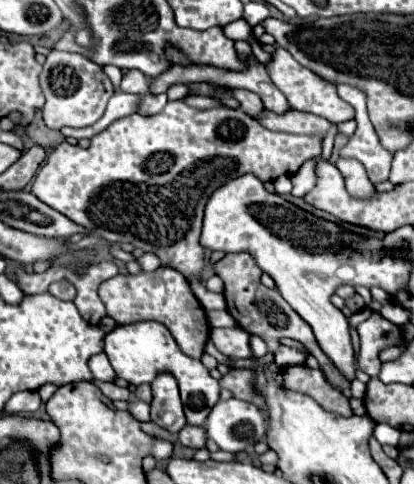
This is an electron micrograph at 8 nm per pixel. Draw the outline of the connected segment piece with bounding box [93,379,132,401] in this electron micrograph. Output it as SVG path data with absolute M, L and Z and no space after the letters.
M93 379L93 382L102 391L102 393L112 401L128 401L132 397L128 388L119 387L114 383L100 382L96 379Z

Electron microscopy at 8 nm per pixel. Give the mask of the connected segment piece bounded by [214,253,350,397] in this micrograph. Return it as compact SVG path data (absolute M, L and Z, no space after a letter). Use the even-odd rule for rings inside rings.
M228 253L224 255L216 265L214 265L214 271L216 275L224 281L224 297L226 297L226 303L228 303L228 313L236 319L236 323L248 331L250 335L258 335L266 341L268 345L268 351L276 351L282 343L282 339L296 339L300 341L310 355L314 355L320 363L320 371L324 373L324 379L338 391L342 391L346 397L350 397L350 381L344 379L344 375L336 369L336 365L332 363L332 359L320 349L316 337L314 337L314 331L308 323L304 323L304 319L300 319L300 315L296 315L296 311L284 301L284 297L276 291L276 289L268 289L262 287L262 283L254 281L254 279L260 279L262 271L260 267L256 267L254 259L248 255L248 253ZM258 295L264 297L264 309L266 313L260 313L260 309L256 307L256 301L258 301Z

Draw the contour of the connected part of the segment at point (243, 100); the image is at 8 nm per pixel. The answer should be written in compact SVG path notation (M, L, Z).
M232 89L232 91L226 91L226 93L228 93L230 97L234 97L234 99L238 99L238 101L240 101L240 109L242 109L244 113L248 113L250 117L256 117L256 115L264 109L260 97L258 97L256 93L252 93L252 91Z

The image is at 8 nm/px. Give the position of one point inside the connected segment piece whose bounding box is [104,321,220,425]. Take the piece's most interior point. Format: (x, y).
(138, 352)

